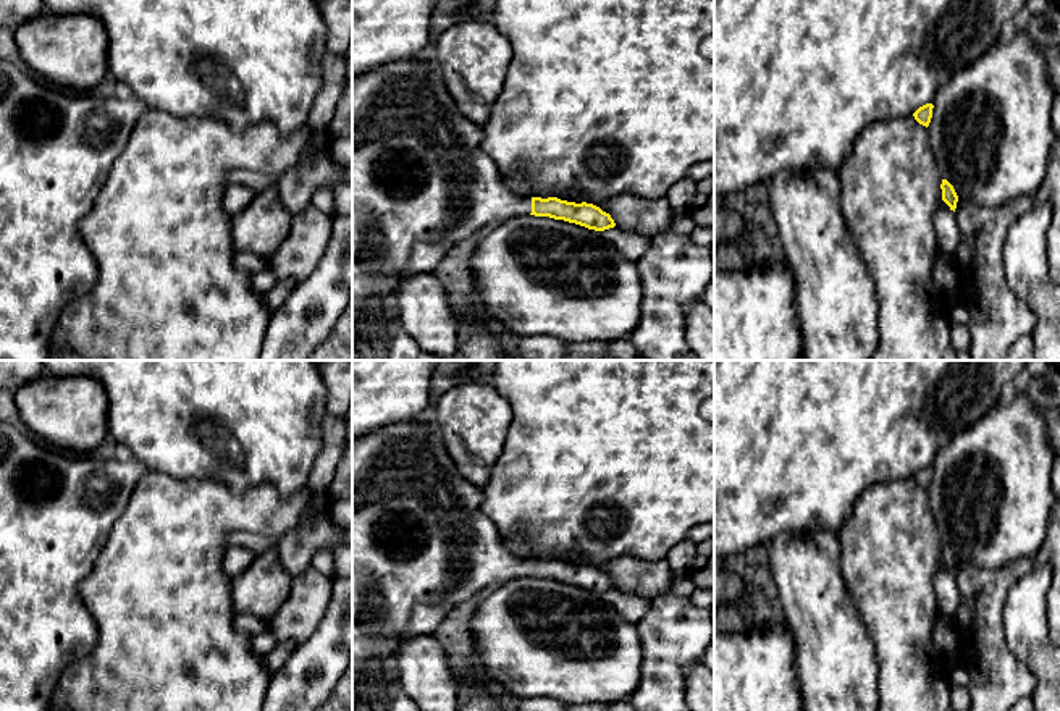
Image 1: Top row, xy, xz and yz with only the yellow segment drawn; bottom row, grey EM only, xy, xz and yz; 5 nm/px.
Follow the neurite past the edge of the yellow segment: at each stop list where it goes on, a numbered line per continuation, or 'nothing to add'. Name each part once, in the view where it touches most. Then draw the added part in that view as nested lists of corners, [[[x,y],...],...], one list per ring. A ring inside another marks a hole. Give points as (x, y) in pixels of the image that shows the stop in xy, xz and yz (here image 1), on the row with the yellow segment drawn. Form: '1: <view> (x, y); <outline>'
1: xz (422, 183); [[[431,45],[410,58],[386,63],[352,81],[352,360],[417,360],[422,351],[402,326],[396,302],[401,283],[409,276],[435,273],[457,242],[491,226],[494,220],[532,213],[532,197],[514,196],[504,186],[499,168],[482,147],[483,137],[482,128],[459,111]]]

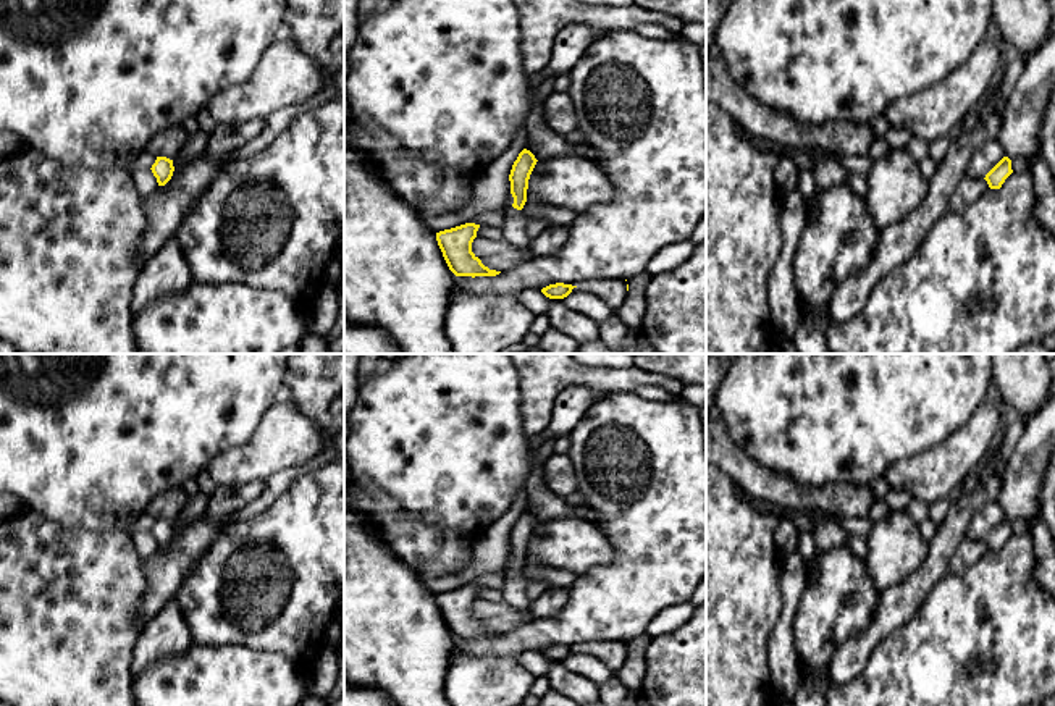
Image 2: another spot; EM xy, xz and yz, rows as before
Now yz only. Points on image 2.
nothing to add

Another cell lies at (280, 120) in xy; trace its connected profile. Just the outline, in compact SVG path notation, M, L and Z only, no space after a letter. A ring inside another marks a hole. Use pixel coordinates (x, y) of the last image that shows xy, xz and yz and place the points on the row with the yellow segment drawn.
M289 105L276 110L265 120L263 131L237 150L231 152L225 158L225 165L239 158L252 157L254 153L258 153L265 147L268 147L291 124L291 121L305 110L305 107L307 105Z

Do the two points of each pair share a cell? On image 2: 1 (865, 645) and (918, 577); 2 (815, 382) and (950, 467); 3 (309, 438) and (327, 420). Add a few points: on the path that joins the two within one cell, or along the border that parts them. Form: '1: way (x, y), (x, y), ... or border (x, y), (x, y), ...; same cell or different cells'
1: way (878, 629), (910, 593); same cell
2: border (955, 428), (937, 445), (900, 458), (889, 466); different cells
3: border (293, 399), (327, 435); different cells

